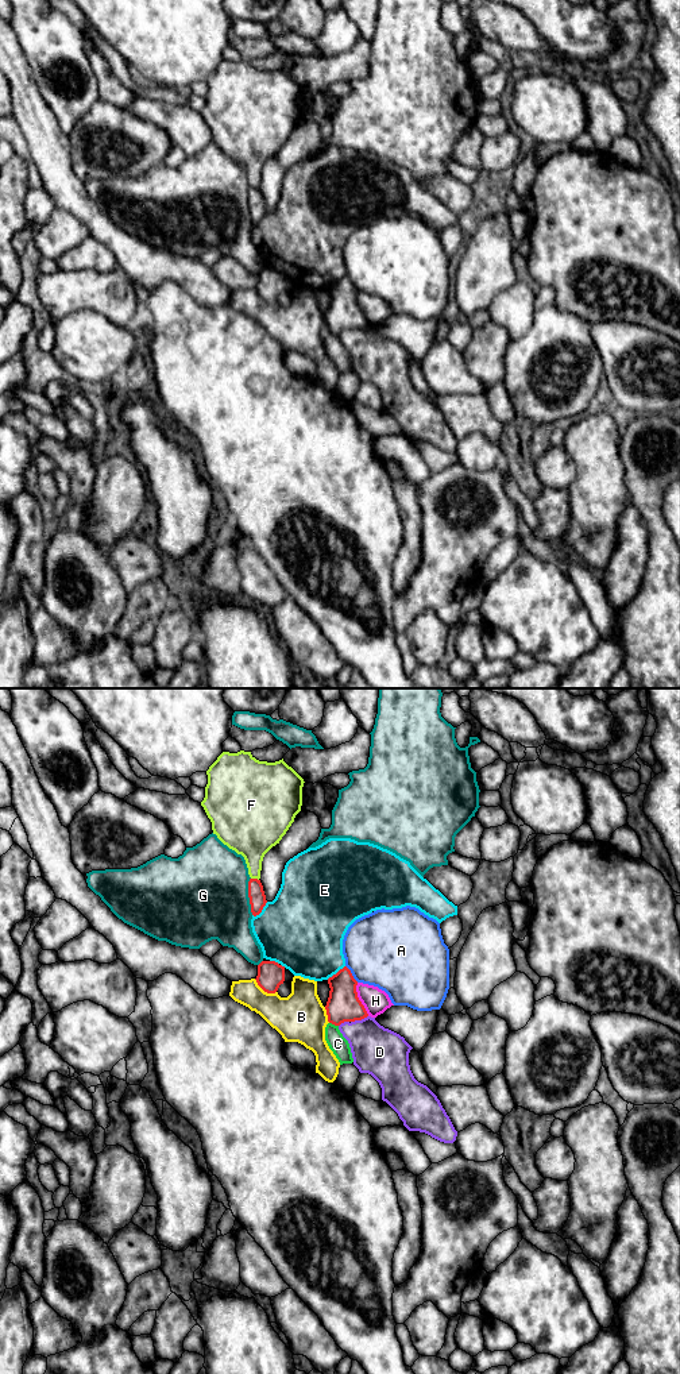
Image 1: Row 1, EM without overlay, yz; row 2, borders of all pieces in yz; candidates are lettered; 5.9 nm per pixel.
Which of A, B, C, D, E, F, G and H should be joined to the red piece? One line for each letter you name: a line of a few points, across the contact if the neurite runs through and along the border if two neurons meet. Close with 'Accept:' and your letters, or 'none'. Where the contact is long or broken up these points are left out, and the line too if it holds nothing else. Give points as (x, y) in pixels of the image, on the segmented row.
Accept: none

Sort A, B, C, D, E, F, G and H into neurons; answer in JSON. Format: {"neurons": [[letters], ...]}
{"neurons": [["A"], ["B"], ["C"], ["D"], ["E"], ["F"], ["G"], ["H"]]}

